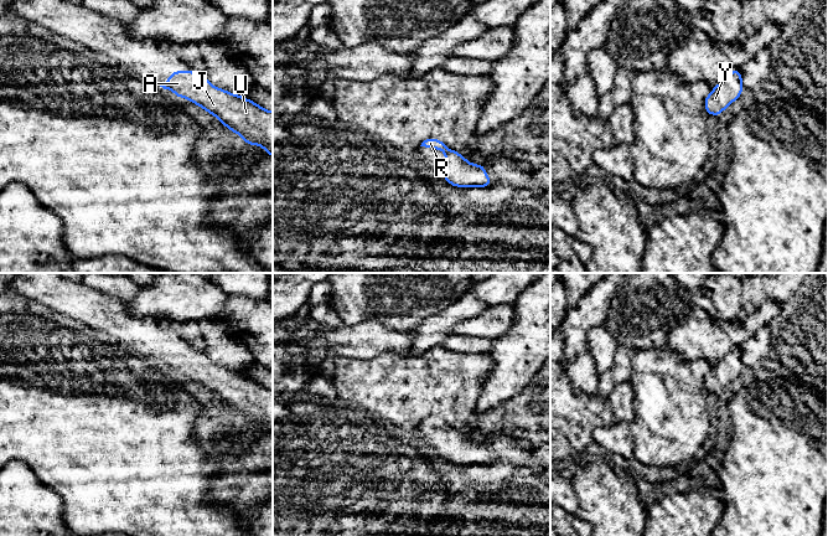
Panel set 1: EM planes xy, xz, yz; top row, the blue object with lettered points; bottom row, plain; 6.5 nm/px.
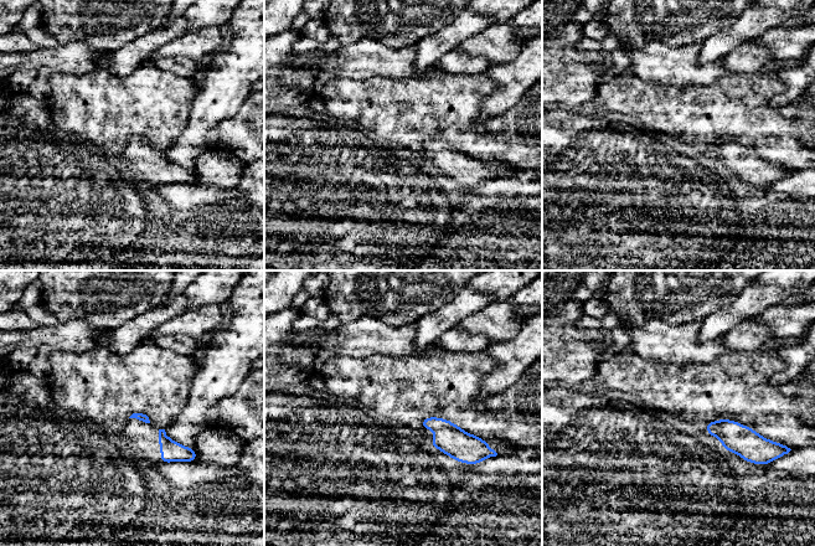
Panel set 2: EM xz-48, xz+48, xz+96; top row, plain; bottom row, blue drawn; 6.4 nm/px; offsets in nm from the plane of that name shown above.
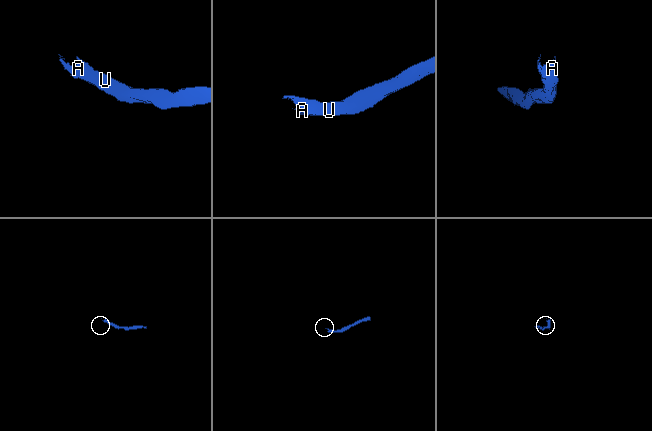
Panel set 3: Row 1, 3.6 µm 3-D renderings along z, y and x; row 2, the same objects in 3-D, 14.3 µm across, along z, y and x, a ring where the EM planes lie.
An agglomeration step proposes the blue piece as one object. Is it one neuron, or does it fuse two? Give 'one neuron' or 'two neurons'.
one neuron

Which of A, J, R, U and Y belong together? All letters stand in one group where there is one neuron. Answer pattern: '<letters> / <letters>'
A J R U Y

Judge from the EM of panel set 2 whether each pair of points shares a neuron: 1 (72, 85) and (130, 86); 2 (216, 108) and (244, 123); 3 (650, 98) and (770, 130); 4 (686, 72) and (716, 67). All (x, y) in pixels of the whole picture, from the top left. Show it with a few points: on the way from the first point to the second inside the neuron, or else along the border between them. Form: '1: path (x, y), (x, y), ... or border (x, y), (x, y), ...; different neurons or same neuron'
1: path (87, 89), (115, 89); same neuron
2: border (251, 93), (232, 117), (222, 119), (209, 132); different neurons
3: path (680, 112), (741, 113); same neuron
4: path (694, 72), (708, 72); same neuron

